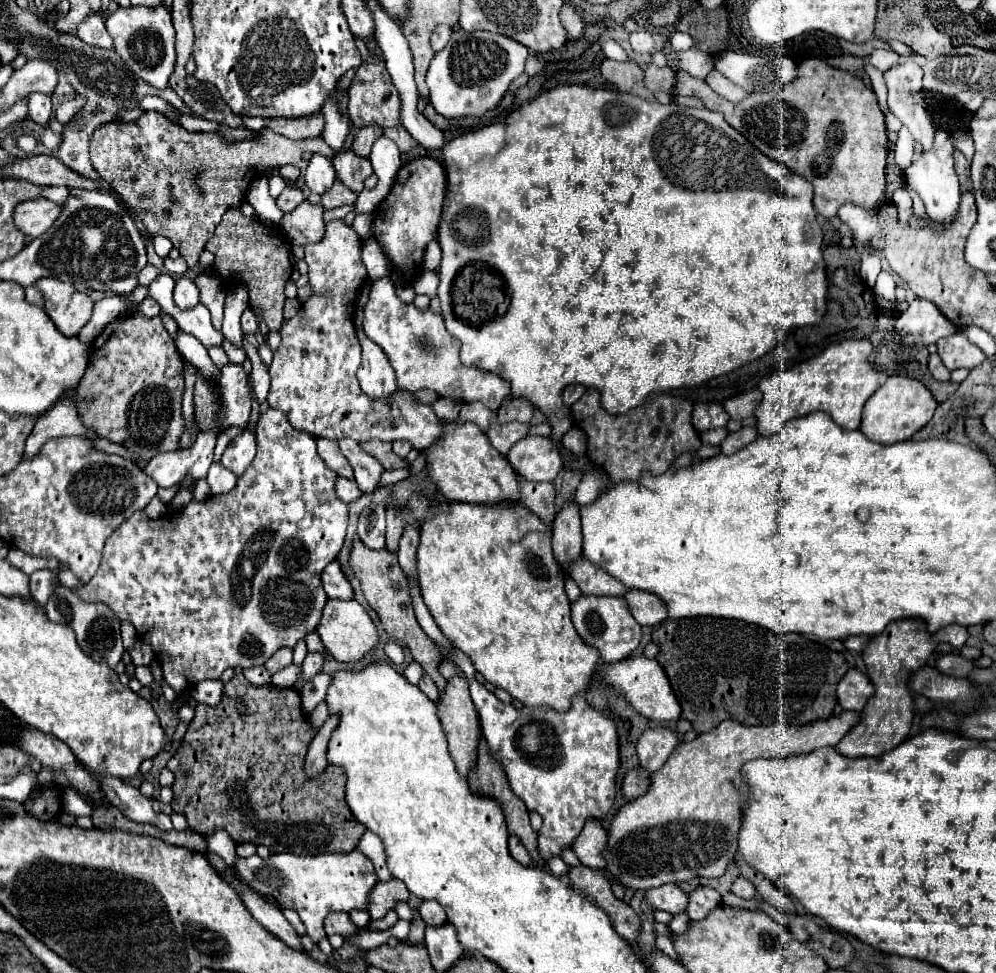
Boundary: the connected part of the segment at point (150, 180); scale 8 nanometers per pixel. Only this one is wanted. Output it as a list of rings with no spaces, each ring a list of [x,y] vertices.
[[[144,112],[134,122],[108,122],[90,140],[90,160],[98,174],[136,210],[148,228],[148,236],[154,238],[160,234],[170,238],[190,268],[198,264],[224,212],[244,202],[250,178],[258,176],[260,170],[264,174],[266,168],[284,164],[294,164],[304,170],[312,154],[332,158],[334,150],[322,136],[288,140],[268,128],[260,132],[260,138],[226,142],[220,134],[182,130],[160,112]]]

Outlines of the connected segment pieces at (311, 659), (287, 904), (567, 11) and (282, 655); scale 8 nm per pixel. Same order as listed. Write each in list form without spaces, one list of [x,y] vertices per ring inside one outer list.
[[[308,654],[308,656],[306,656],[306,660],[302,662],[301,678],[294,685],[294,688],[299,691],[302,690],[304,684],[320,672],[322,662],[324,662],[324,656],[312,656],[312,654]]]
[[[360,850],[340,854],[326,852],[318,856],[272,854],[266,860],[254,854],[250,858],[236,858],[236,868],[242,880],[256,892],[276,898],[280,908],[296,910],[314,942],[324,938],[324,918],[328,912],[368,912],[368,892],[378,882],[372,862]]]
[[[564,4],[562,12],[560,12],[560,18],[562,18],[562,24],[564,24],[566,30],[568,30],[568,40],[578,38],[578,36],[582,34],[584,22],[582,22],[582,16],[578,14],[578,10],[576,10],[572,4]]]
[[[280,648],[280,650],[276,650],[276,652],[272,654],[272,658],[266,662],[266,670],[268,670],[270,674],[276,674],[278,670],[286,668],[290,662],[292,662],[292,650],[290,650],[290,648]]]

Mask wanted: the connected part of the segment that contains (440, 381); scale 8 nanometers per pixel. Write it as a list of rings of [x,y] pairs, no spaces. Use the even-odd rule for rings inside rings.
[[[388,276],[372,284],[372,292],[364,308],[362,324],[366,336],[384,350],[390,364],[394,366],[398,374],[398,386],[408,392],[430,388],[440,396],[456,398],[458,402],[480,400],[492,412],[496,412],[500,404],[506,400],[506,396],[510,394],[508,380],[480,368],[464,366],[460,362],[460,342],[456,342],[452,334],[448,334],[442,314],[434,312],[432,308],[420,310],[414,304],[402,302],[394,294],[394,284]]]

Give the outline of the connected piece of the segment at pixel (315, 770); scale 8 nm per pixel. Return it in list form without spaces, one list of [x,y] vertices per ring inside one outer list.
[[[332,714],[324,726],[318,730],[318,734],[314,736],[310,748],[308,748],[308,754],[306,754],[306,772],[316,776],[316,774],[322,774],[324,768],[328,766],[328,760],[326,760],[326,752],[328,752],[328,738],[332,736],[332,730],[336,728],[336,714]]]

